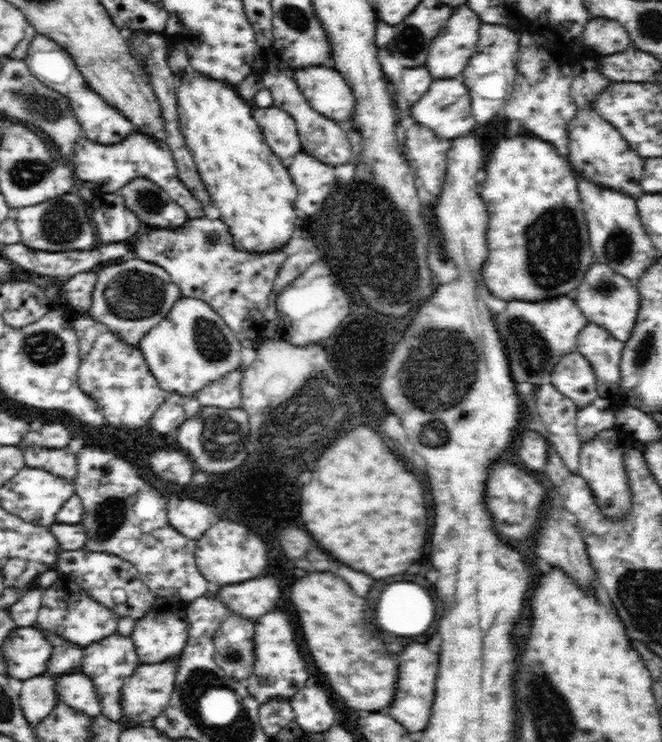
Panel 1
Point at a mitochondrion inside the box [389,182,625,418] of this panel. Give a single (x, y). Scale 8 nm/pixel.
(553, 239)

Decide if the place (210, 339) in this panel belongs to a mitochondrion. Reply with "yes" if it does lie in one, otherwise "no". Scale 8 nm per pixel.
yes

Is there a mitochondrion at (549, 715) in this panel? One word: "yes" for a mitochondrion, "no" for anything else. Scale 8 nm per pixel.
yes

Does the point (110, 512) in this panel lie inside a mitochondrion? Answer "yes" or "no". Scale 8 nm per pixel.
yes

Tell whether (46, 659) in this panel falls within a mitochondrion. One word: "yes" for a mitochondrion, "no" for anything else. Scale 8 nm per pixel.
no

